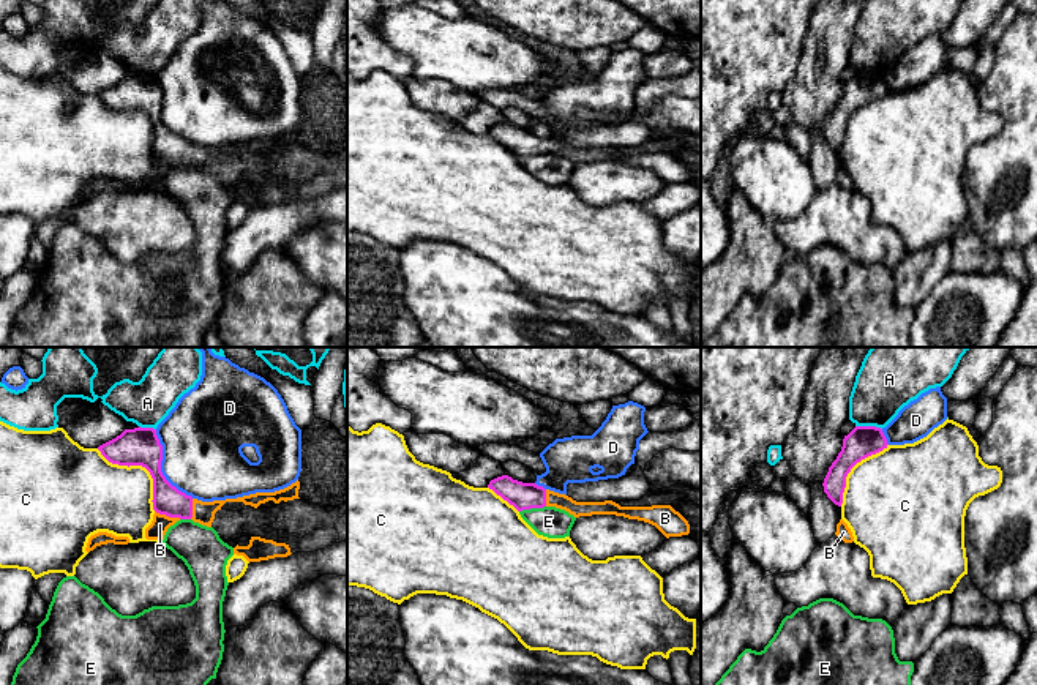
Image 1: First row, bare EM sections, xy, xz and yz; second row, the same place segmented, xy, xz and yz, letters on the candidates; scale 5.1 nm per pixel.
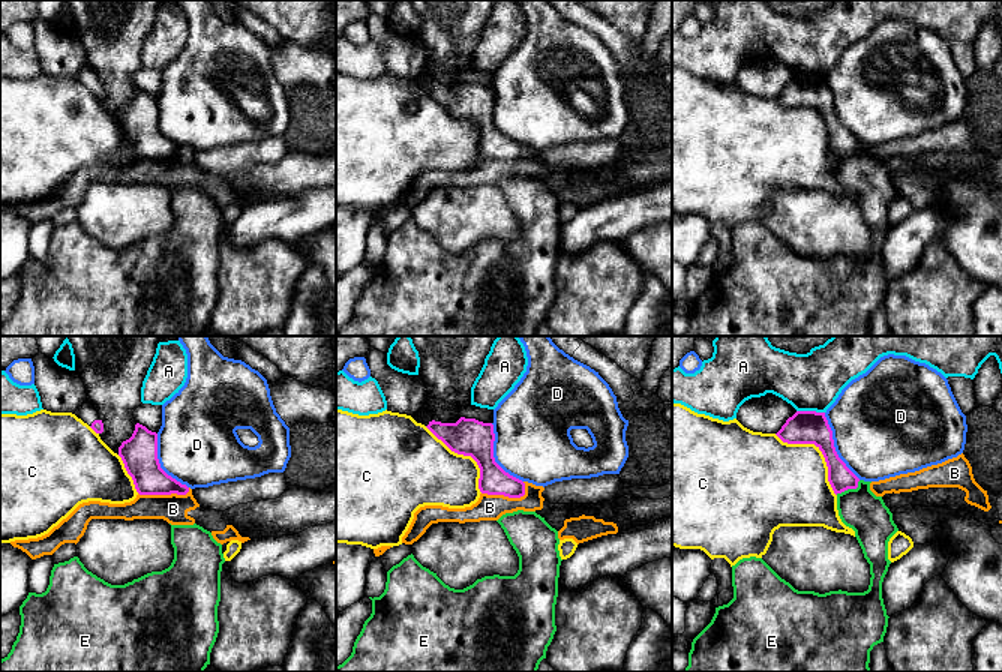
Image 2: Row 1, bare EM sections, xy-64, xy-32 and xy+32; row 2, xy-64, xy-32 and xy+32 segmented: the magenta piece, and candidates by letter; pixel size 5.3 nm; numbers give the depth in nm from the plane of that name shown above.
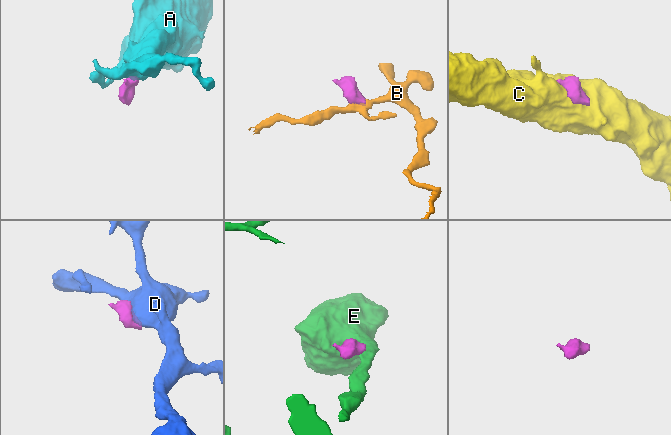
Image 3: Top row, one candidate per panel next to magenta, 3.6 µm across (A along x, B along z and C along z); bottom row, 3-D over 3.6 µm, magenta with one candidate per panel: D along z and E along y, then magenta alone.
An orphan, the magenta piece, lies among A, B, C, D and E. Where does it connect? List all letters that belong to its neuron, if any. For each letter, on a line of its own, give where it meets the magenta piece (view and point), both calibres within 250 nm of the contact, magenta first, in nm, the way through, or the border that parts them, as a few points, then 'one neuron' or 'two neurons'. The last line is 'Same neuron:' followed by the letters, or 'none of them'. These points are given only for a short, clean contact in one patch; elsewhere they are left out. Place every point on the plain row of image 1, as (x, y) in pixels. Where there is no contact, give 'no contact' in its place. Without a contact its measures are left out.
A: contact yz (868, 73); calibres 160 and 300 nm; border yz (856, 71), (875, 71), (881, 76); two neurons
B: contact xy (168, 161); calibres 150 and 90 nm; way xy (168, 145), (168, 161), (160, 171); one neuron
C: contact xy (142, 112); calibres 190 and 360 nm; two neurons
D: contact xy (160, 114); calibres 190 and 400 nm; two neurons
E: contact xz (532, 153); calibres 140 and 160 nm; border xz (545, 152), (520, 158); two neurons
Same neuron: B

